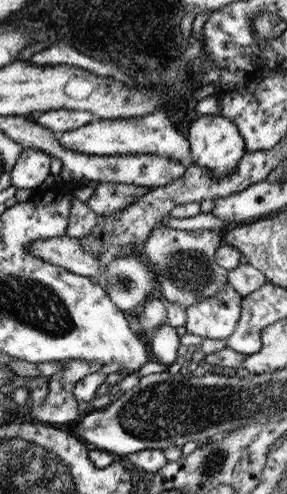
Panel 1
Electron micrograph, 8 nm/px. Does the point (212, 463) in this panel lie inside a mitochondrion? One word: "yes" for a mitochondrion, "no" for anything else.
yes

